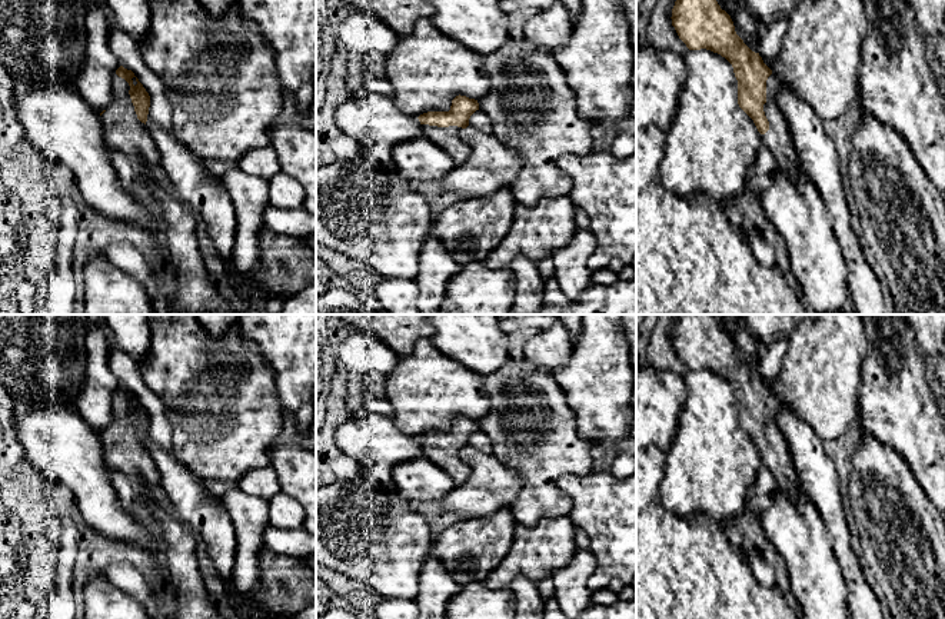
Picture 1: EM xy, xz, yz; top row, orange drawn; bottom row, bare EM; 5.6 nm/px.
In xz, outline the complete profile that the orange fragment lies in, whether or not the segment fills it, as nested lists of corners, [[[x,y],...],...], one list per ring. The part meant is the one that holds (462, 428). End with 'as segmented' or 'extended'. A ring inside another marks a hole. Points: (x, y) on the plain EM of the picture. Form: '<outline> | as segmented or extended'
[[[459,415],[452,420],[449,432],[427,432],[417,437],[423,457],[449,473],[455,486],[463,485],[469,476],[465,449],[476,430],[479,430],[478,420]]] | extended

